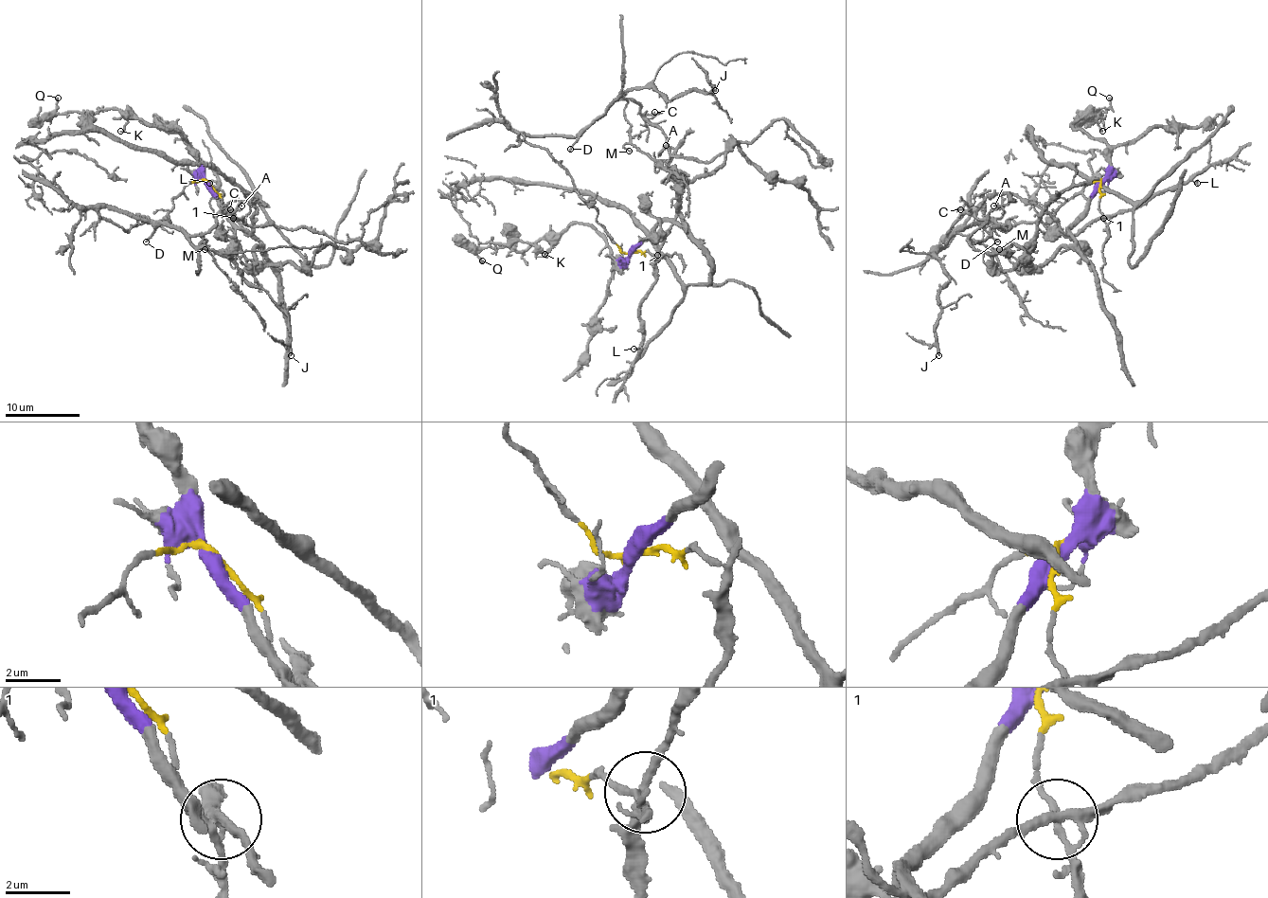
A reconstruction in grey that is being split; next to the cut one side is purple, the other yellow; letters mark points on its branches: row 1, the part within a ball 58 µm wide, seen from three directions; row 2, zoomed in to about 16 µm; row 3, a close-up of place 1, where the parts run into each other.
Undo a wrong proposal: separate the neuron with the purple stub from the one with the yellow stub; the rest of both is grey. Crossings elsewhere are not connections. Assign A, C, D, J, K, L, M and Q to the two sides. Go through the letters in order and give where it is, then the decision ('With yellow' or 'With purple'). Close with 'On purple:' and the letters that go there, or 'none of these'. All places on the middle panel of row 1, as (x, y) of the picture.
A: Place: (666, 145). With yellow
C: Place: (654, 112). With yellow
D: Place: (570, 149). With yellow
J: Place: (715, 90). With yellow
K: Place: (544, 254). With purple
L: Place: (634, 349). With purple
M: Place: (629, 151). With yellow
Q: Place: (482, 260). With purple
On purple: K, L, Q

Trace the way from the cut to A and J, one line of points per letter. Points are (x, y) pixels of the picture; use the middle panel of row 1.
A: (632, 252), (523, 134), (578, 136), (630, 99), (665, 136), (659, 155), (665, 146)
J: (632, 252), (622, 252), (566, 170), (523, 134), (578, 136), (630, 90), (653, 88), (667, 99), (715, 90)

